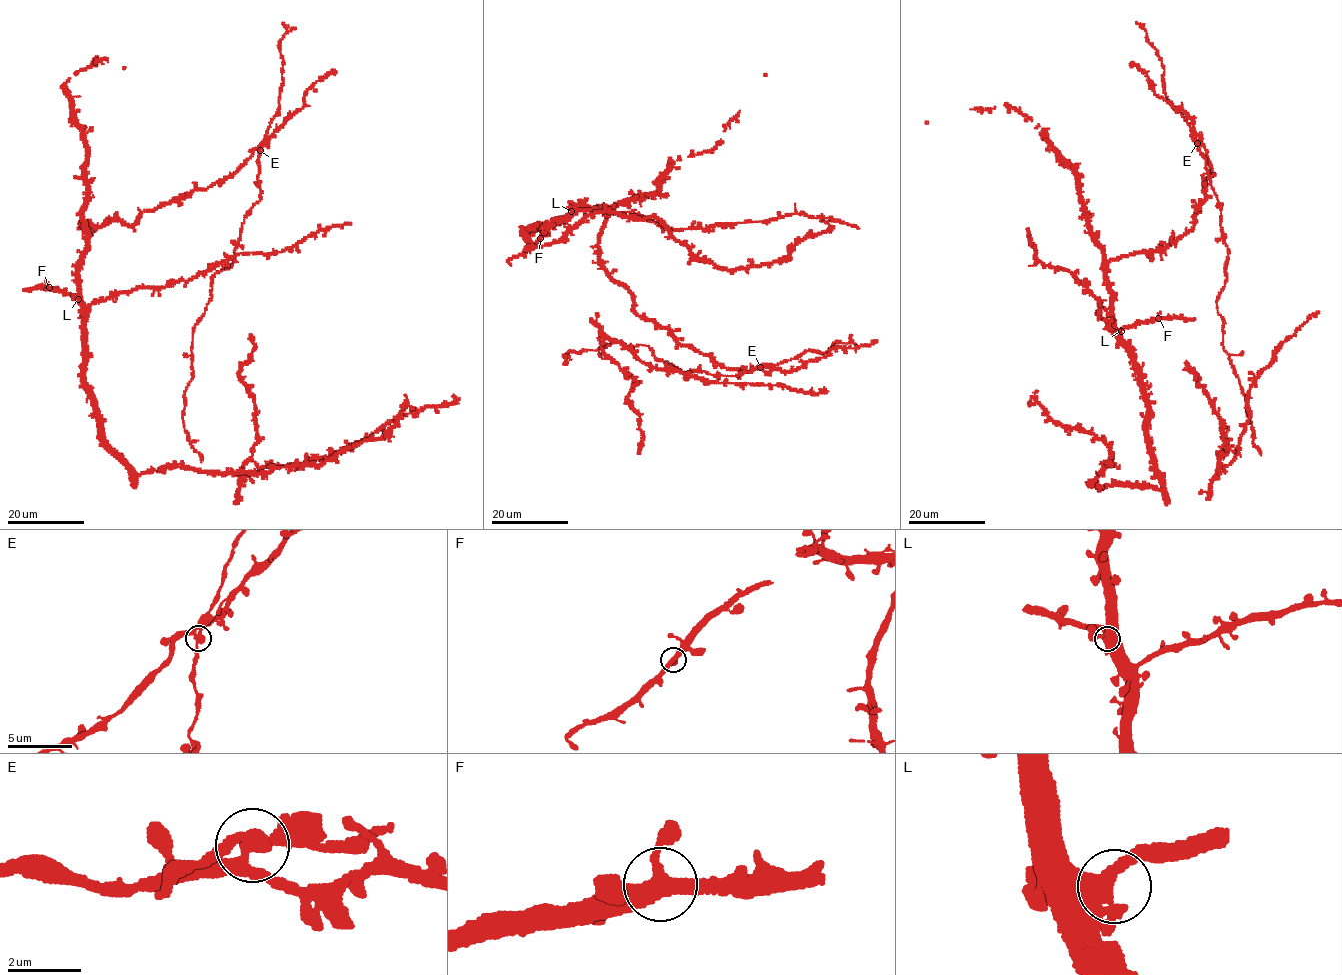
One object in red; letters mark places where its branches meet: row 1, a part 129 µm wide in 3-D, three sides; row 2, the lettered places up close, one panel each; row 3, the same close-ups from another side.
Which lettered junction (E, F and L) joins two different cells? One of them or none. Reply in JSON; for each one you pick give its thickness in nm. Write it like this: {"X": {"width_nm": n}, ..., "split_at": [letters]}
{"split_at": []}

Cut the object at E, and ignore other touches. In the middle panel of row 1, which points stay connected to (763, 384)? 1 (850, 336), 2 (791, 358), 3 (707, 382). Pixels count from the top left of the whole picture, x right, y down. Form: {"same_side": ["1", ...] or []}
{"same_side": ["3"]}

